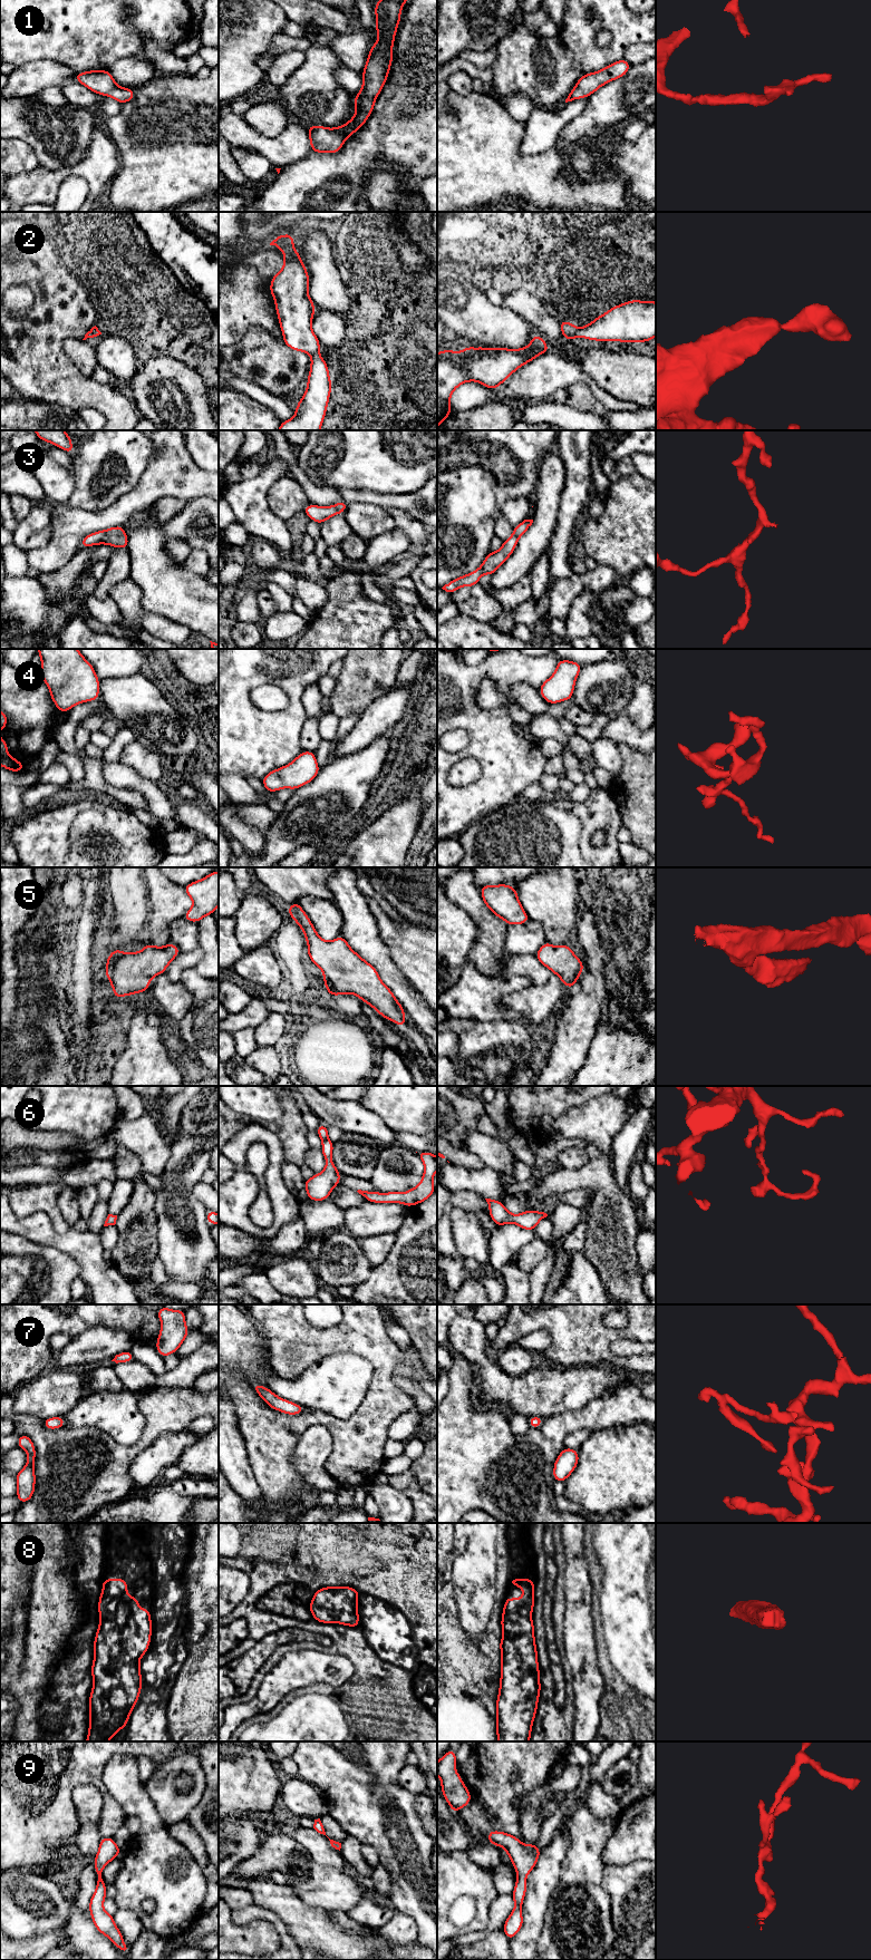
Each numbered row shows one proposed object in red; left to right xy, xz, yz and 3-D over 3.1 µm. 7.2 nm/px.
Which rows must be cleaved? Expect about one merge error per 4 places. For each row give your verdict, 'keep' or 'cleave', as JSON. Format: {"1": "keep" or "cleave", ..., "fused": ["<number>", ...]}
{"1": "keep", "2": "keep", "3": "keep", "4": "keep", "5": "keep", "6": "keep", "7": "keep", "8": "keep", "9": "keep", "fused": []}

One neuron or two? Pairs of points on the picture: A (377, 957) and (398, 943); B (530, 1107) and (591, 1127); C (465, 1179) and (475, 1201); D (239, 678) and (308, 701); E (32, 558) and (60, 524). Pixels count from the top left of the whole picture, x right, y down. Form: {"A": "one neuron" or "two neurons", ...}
{"A": "two neurons", "B": "two neurons", "C": "two neurons", "D": "two neurons", "E": "one neuron"}

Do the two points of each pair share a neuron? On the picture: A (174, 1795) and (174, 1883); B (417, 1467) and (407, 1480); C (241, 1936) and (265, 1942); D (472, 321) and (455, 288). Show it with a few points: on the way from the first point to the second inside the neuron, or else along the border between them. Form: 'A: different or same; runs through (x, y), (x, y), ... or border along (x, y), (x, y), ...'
A: different; border along (153, 1803), (157, 1814), (167, 1826)
B: different; border along (409, 1468), (417, 1486), (425, 1493)
C: same; runs through (247, 1939), (259, 1939)
D: same; runs through (470, 313), (455, 296)

